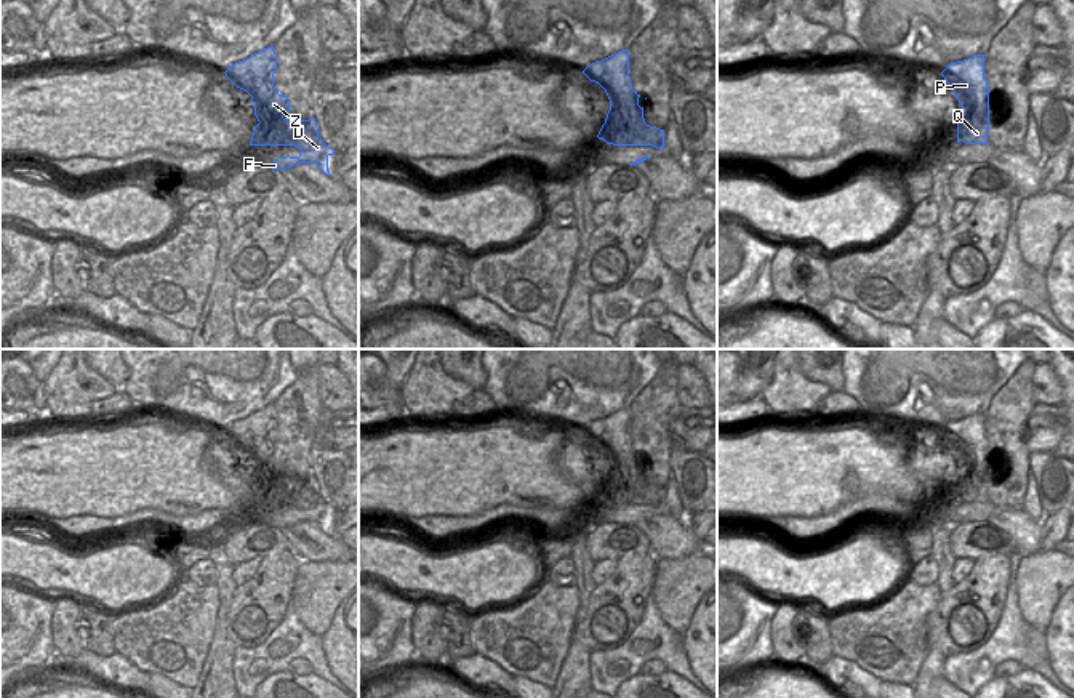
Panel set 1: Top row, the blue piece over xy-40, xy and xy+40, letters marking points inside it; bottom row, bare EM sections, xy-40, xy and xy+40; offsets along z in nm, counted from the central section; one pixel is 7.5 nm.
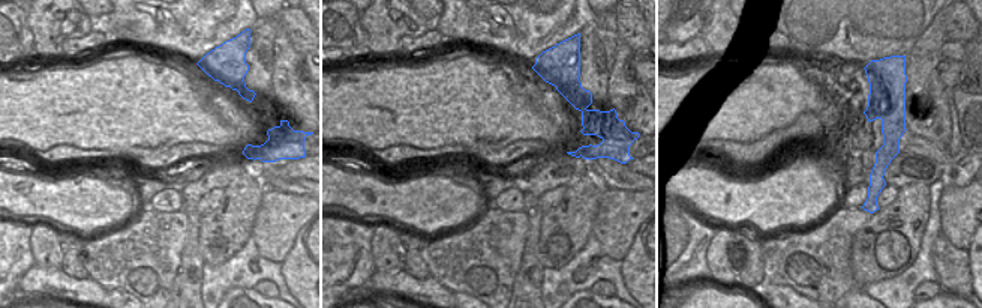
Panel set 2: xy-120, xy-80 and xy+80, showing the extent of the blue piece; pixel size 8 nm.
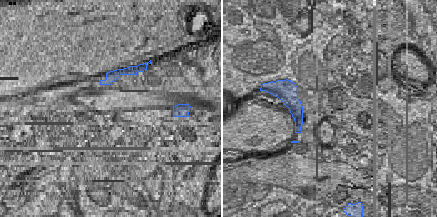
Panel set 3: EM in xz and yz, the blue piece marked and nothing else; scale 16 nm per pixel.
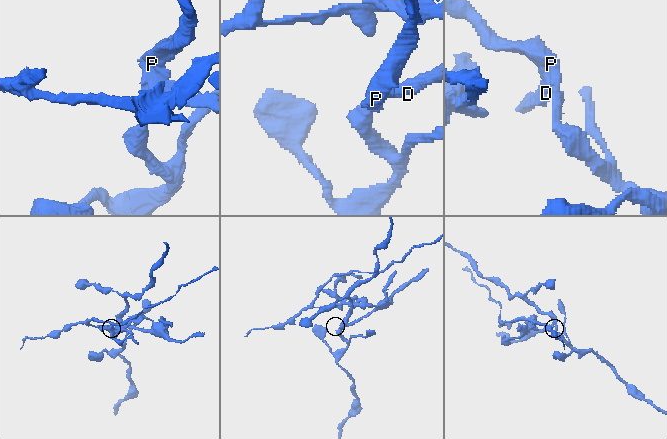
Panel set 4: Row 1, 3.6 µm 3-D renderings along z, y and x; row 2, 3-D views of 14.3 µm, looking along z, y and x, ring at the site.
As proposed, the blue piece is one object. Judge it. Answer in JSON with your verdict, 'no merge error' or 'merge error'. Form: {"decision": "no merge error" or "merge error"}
{"decision": "merge error"}

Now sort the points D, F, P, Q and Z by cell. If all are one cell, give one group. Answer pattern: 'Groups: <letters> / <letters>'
Groups: D F / P Q Z

